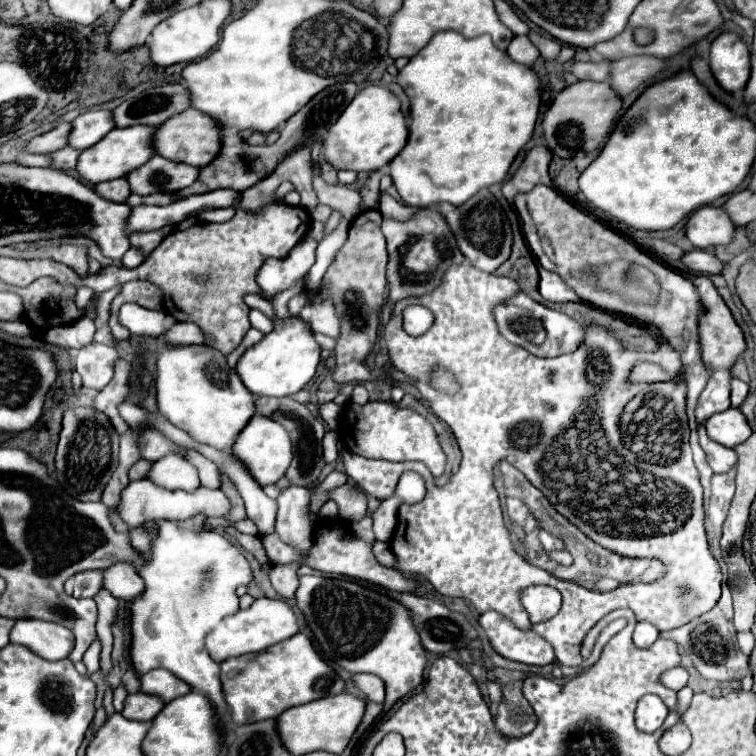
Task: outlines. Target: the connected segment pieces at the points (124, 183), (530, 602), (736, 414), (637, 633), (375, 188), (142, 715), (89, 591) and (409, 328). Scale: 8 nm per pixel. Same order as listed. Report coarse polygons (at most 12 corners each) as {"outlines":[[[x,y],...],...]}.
{"outlines":[[[126,178],[96,184],[94,190],[114,202],[126,202]],[[552,586],[522,592],[530,622],[538,624],[559,612],[562,596]],[[738,408],[706,422],[712,440],[730,448],[752,434]],[[638,622],[634,644],[650,648],[660,636],[658,628]],[[382,171],[370,174],[359,192],[368,208],[377,205]],[[128,694],[122,716],[150,722],[162,708],[158,696]],[[104,570],[74,576],[73,596],[93,598],[103,587]],[[408,306],[404,330],[412,336],[424,334],[434,322],[428,308]]]}

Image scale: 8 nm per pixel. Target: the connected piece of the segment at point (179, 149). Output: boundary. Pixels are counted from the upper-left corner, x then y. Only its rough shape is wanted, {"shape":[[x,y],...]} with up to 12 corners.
{"shape":[[196,108],[158,128],[160,156],[204,168],[222,128]]}

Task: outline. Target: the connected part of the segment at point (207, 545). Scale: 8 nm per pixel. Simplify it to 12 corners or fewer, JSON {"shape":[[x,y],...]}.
{"shape":[[156,520],[132,602],[138,674],[166,668],[230,730],[208,632],[238,612],[248,560],[222,534]]}

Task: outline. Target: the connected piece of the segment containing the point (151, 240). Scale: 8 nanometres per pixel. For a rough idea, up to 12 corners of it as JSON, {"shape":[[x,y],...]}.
{"shape":[[174,225],[149,232],[134,232],[132,246],[146,256],[174,231]]}

